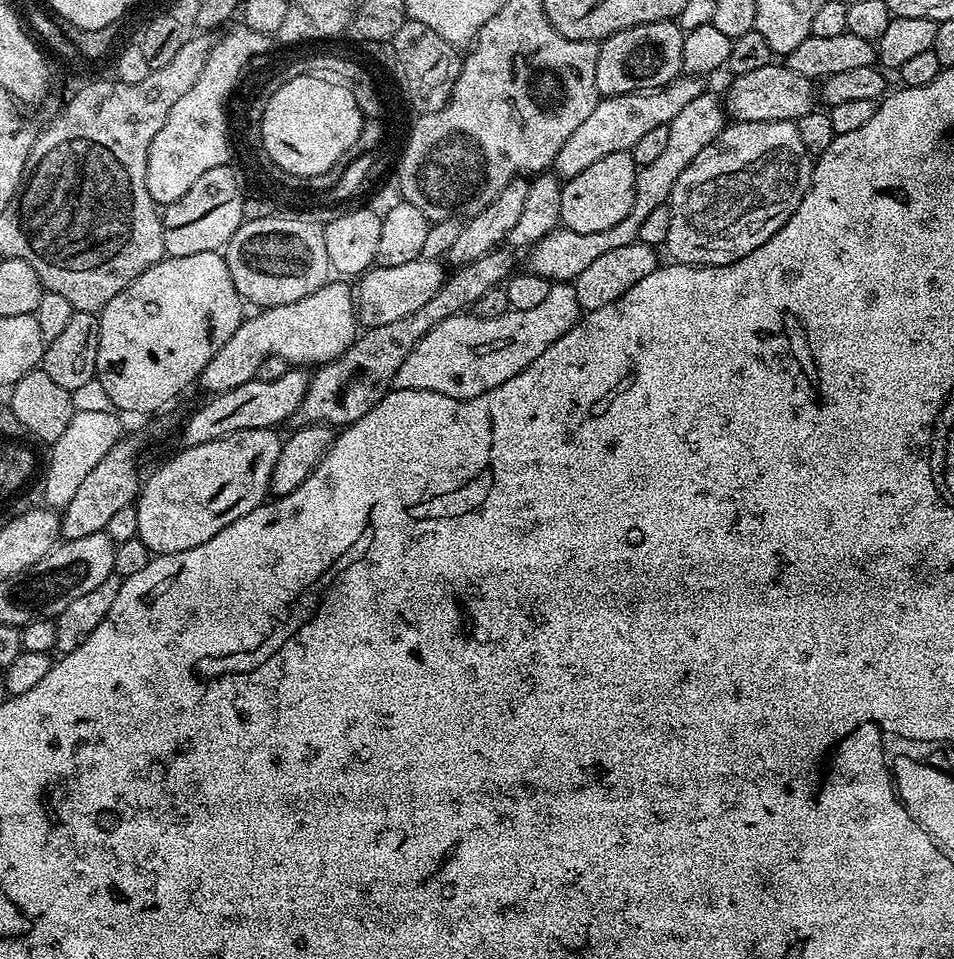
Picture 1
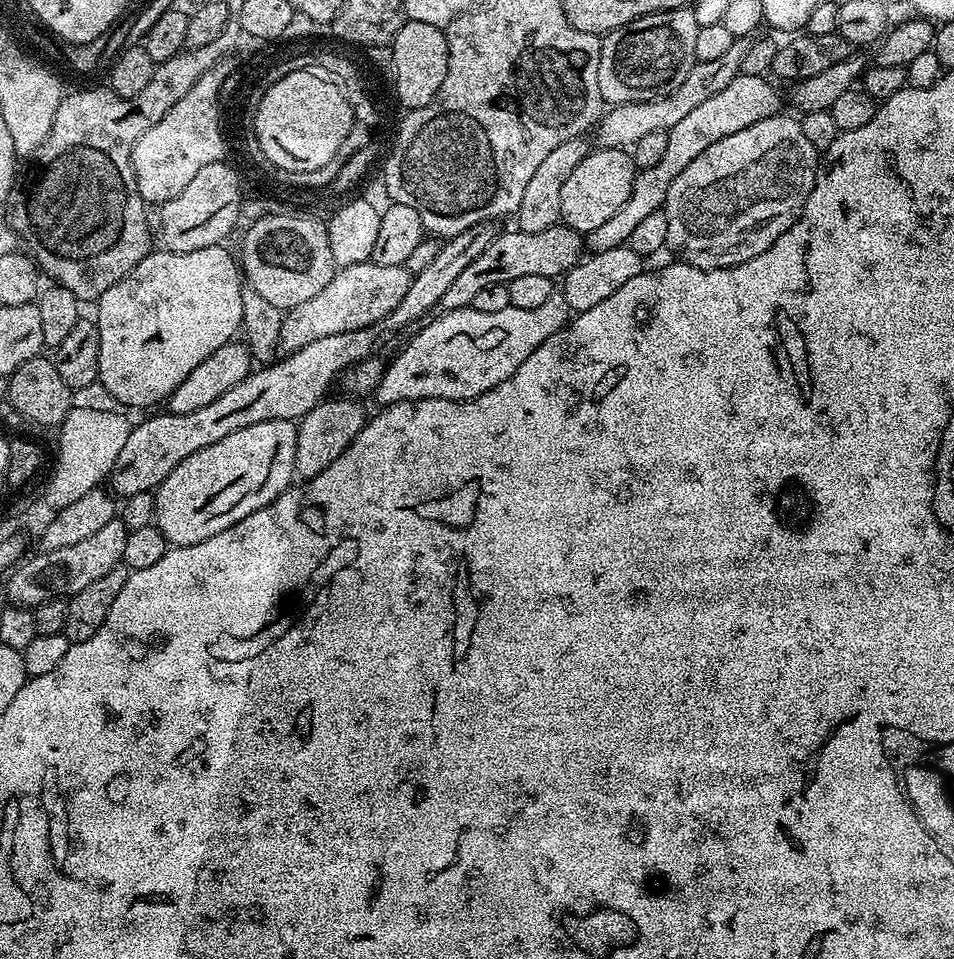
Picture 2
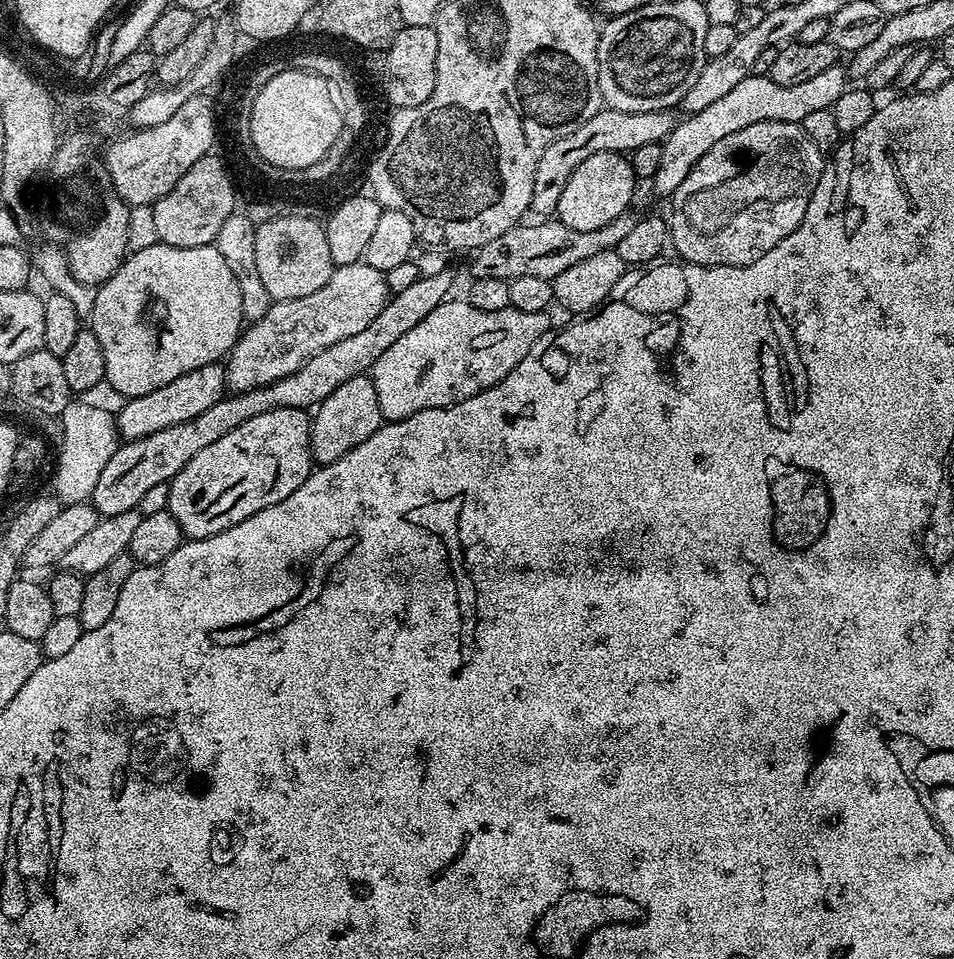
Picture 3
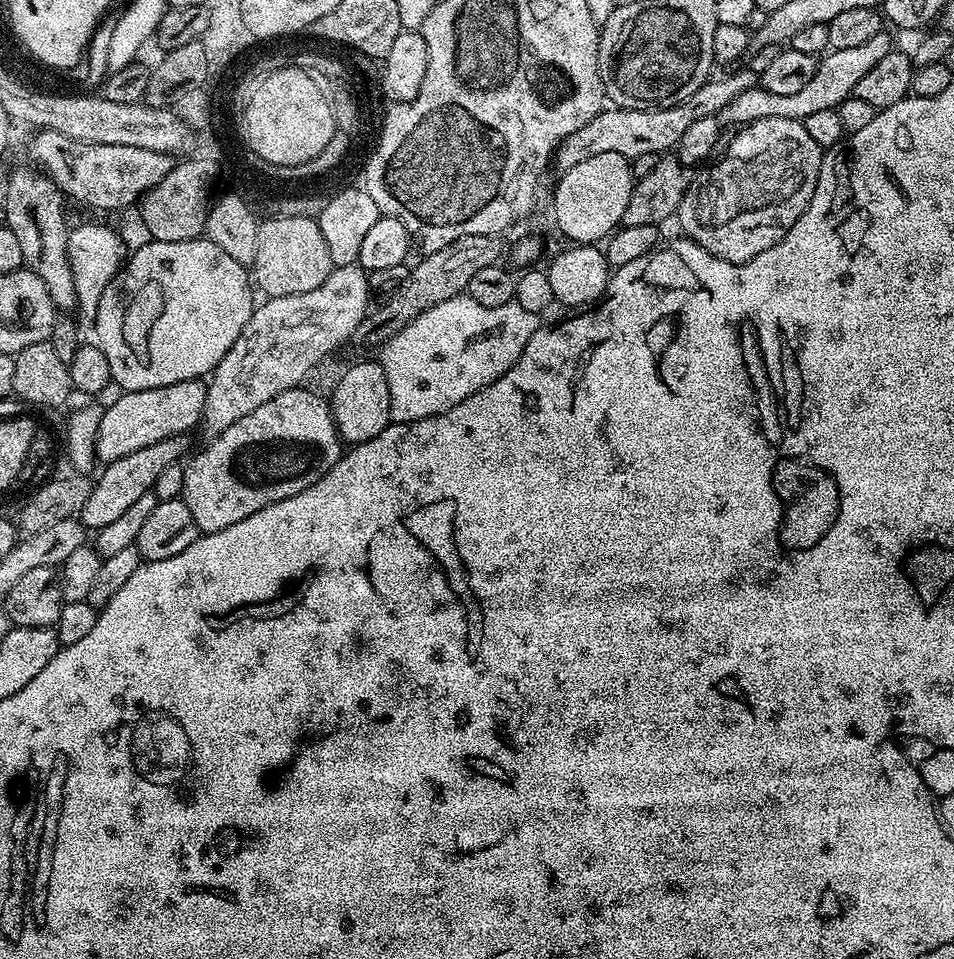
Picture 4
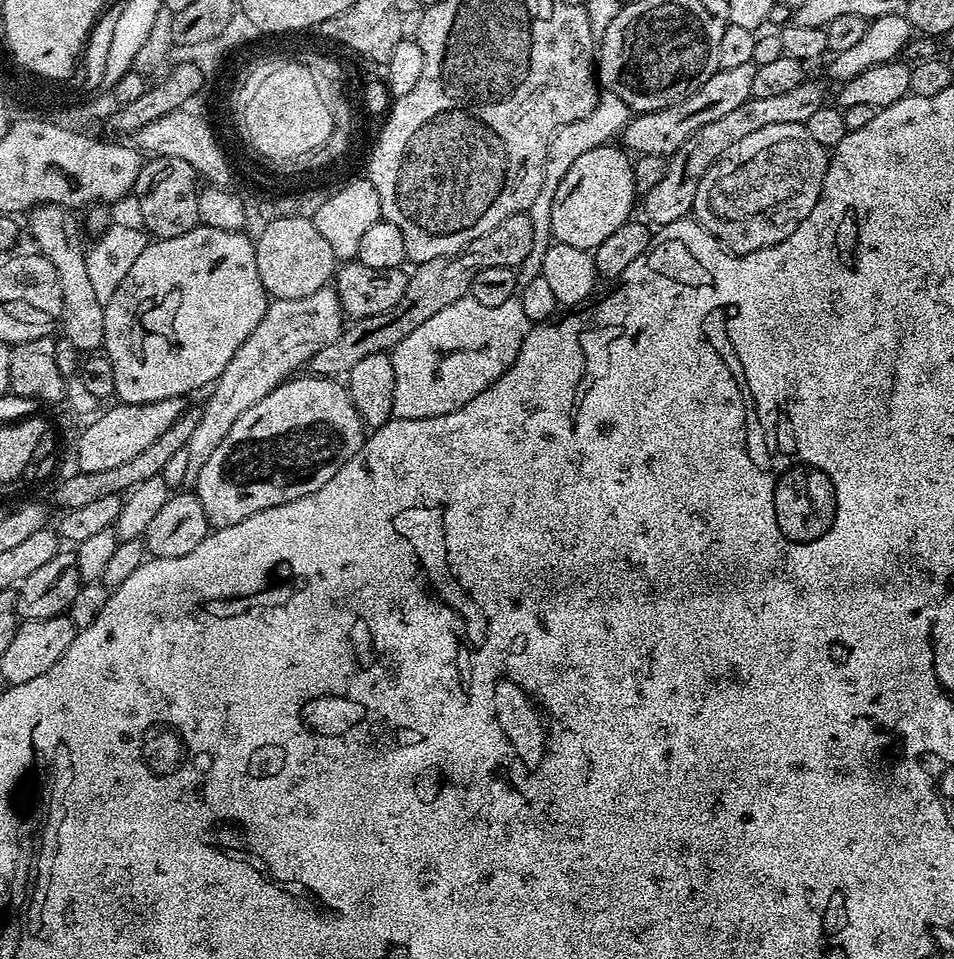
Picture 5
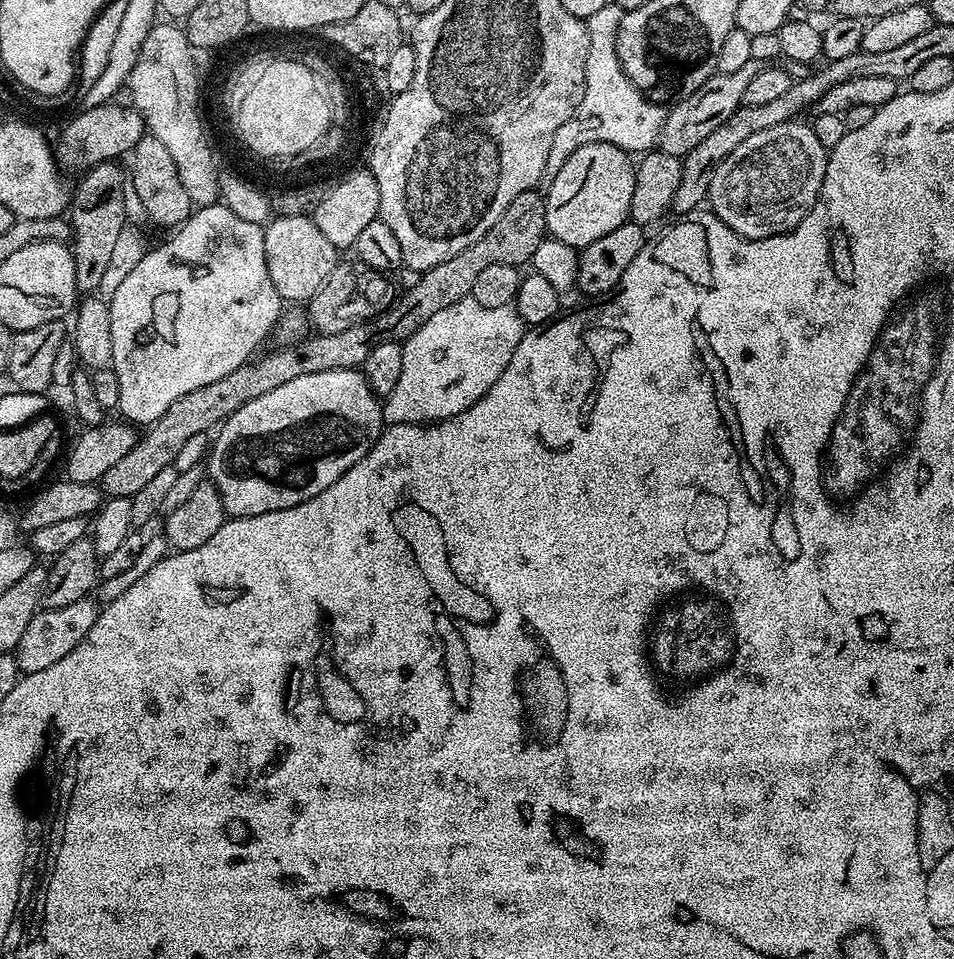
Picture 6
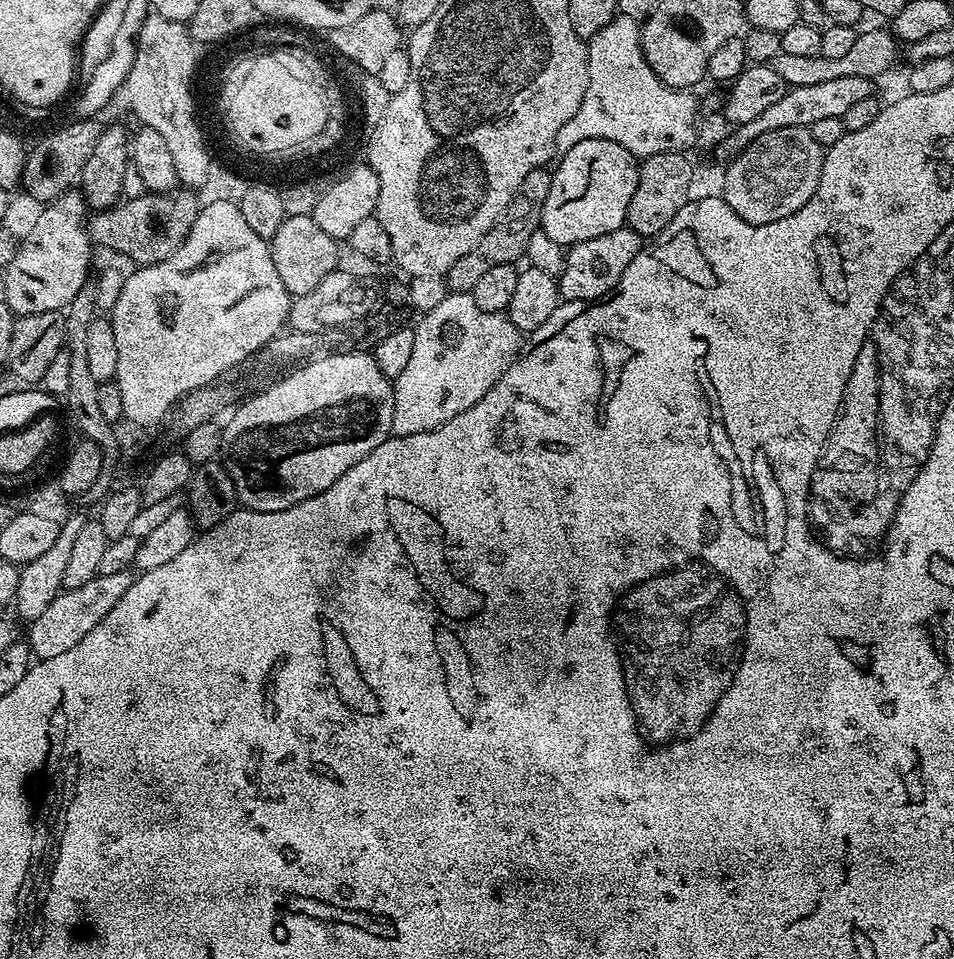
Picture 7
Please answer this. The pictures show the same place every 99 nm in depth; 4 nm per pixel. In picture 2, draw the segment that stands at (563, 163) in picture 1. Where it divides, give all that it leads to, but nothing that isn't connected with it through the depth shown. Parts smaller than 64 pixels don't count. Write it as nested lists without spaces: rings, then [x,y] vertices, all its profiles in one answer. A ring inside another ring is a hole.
[[[744,38],[733,39],[730,50],[722,54],[722,58],[714,58],[714,62],[698,62],[690,70],[686,82],[678,90],[660,96],[657,100],[643,100],[629,104],[613,104],[601,115],[595,125],[596,144],[606,148],[623,148],[638,142],[638,138],[646,134],[654,134],[654,130],[668,132],[678,126],[681,118],[686,118],[700,103],[706,102],[713,94],[719,94],[729,82],[734,82],[736,76],[741,75],[742,57],[746,54],[749,41]]]

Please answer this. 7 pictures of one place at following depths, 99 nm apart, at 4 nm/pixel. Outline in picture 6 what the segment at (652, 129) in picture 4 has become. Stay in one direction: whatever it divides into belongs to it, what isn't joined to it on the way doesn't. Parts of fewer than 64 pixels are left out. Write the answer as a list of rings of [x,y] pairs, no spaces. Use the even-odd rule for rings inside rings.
[[[751,60],[742,66],[742,70],[734,70],[734,74],[722,74],[717,72],[703,86],[703,89],[689,96],[685,96],[671,105],[670,111],[665,115],[664,125],[660,127],[658,141],[659,151],[666,154],[674,154],[681,158],[687,156],[702,138],[708,137],[726,118],[730,118],[743,105],[746,85],[752,81],[754,74],[758,74],[766,67],[763,60]]]

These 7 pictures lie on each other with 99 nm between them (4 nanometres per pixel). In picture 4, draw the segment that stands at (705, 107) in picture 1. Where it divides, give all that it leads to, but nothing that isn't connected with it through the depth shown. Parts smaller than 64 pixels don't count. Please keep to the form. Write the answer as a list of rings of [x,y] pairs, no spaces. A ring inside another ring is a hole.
[[[881,30],[878,34],[874,34],[874,38],[861,42],[850,50],[831,50],[821,55],[814,78],[810,78],[810,82],[806,82],[806,86],[798,90],[798,94],[770,94],[770,90],[759,86],[738,94],[738,98],[734,98],[734,102],[730,102],[730,106],[723,108],[718,115],[698,118],[698,122],[694,122],[694,126],[690,126],[686,134],[682,134],[679,147],[684,148],[683,155],[685,157],[688,155],[692,160],[706,159],[715,150],[716,143],[720,140],[720,124],[732,123],[736,124],[735,126],[743,126],[753,124],[755,120],[762,118],[790,118],[803,122],[815,112],[831,108],[839,109],[840,103],[855,93],[859,80],[881,58],[886,58],[886,54],[894,51],[891,34],[893,35],[891,31]]]

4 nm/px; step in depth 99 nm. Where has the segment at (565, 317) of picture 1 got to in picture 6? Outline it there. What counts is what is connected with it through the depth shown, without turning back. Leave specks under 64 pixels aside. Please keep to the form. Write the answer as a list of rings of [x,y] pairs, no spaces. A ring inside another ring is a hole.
[[[470,295],[454,302],[454,306],[446,306],[446,310],[438,310],[438,314],[422,322],[410,339],[403,341],[402,374],[398,378],[398,386],[394,386],[382,404],[385,425],[428,424],[462,414],[462,410],[474,406],[474,402],[478,402],[478,398],[482,398],[482,394],[486,394],[486,390],[498,382],[514,350],[518,350],[518,342],[522,342],[525,331],[524,320],[512,304],[487,308],[478,306]]]

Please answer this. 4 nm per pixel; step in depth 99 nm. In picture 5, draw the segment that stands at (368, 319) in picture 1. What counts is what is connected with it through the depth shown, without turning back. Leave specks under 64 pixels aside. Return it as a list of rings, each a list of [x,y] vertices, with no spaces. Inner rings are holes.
[[[335,287],[319,288],[314,290],[314,294],[306,294],[306,298],[272,300],[262,322],[254,326],[254,334],[250,334],[250,338],[238,346],[234,358],[226,362],[226,370],[222,370],[207,393],[208,401],[200,412],[198,426],[194,426],[194,434],[190,434],[186,445],[190,458],[186,462],[184,484],[194,486],[198,482],[202,466],[206,466],[218,442],[226,438],[230,426],[238,422],[241,414],[250,410],[250,406],[262,402],[266,394],[270,394],[285,380],[295,377],[301,371],[299,368],[303,364],[305,367],[314,354],[322,350],[322,346],[330,346],[330,342],[334,342],[334,338],[338,338],[345,327],[344,307],[340,304]]]

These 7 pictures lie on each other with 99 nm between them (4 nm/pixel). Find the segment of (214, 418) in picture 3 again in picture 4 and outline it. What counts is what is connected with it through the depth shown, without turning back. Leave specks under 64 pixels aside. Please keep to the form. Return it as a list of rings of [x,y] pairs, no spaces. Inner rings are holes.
[[[171,436],[162,442],[154,442],[154,446],[142,446],[142,450],[134,450],[134,454],[126,454],[126,458],[118,458],[118,462],[103,465],[100,477],[95,477],[90,498],[86,498],[86,506],[79,514],[79,521],[88,530],[99,530],[102,526],[110,526],[130,506],[134,506],[142,494],[153,491],[158,482],[158,474],[168,466],[174,466],[185,459],[184,436]]]

